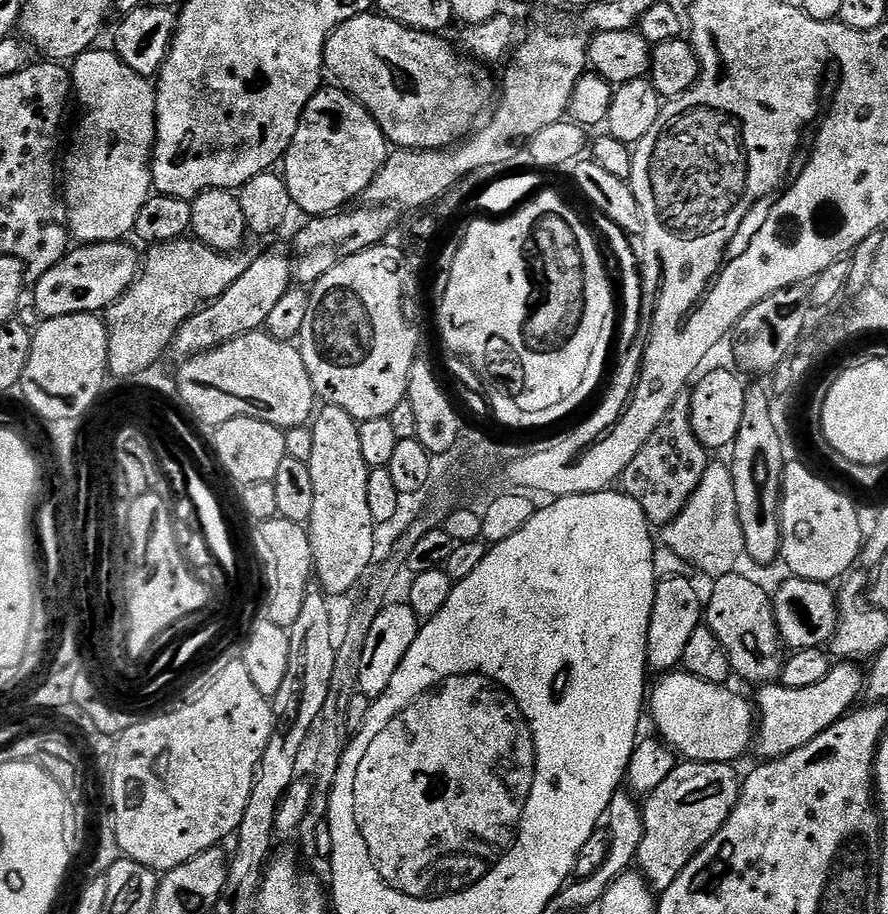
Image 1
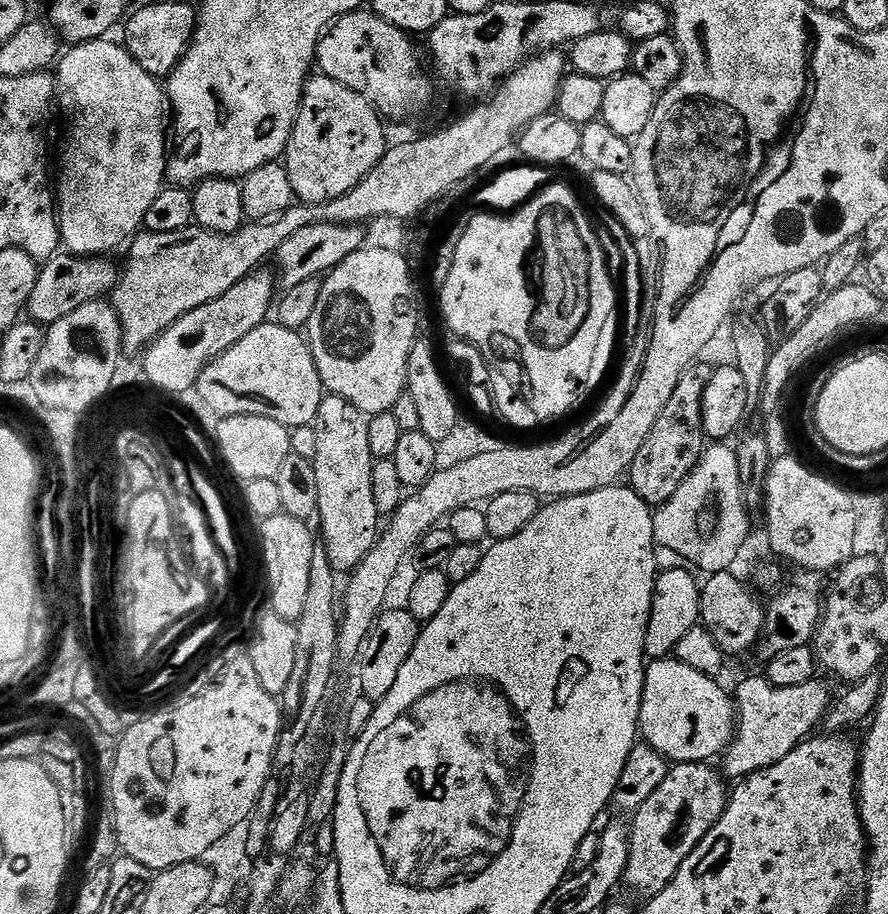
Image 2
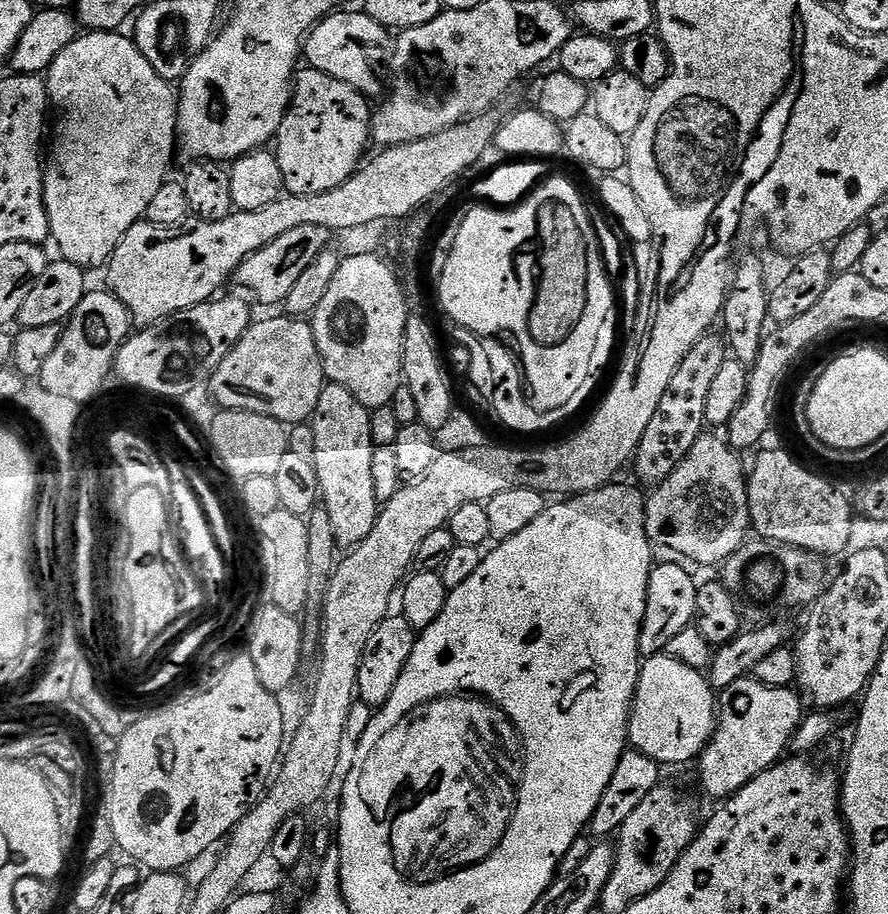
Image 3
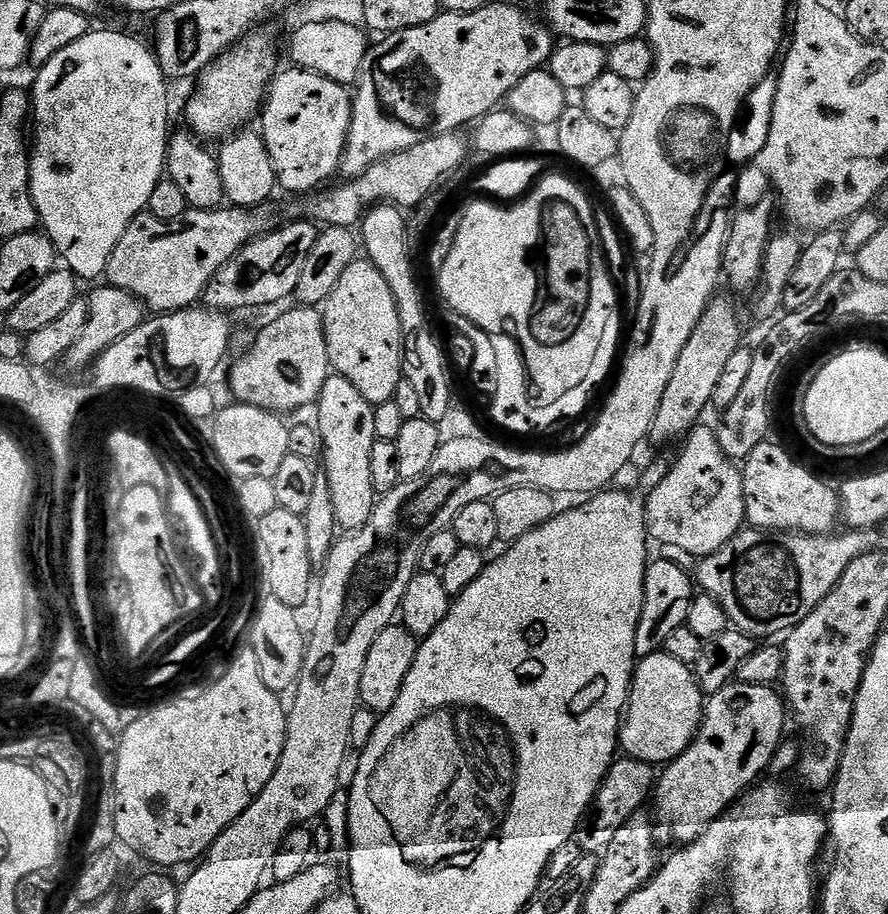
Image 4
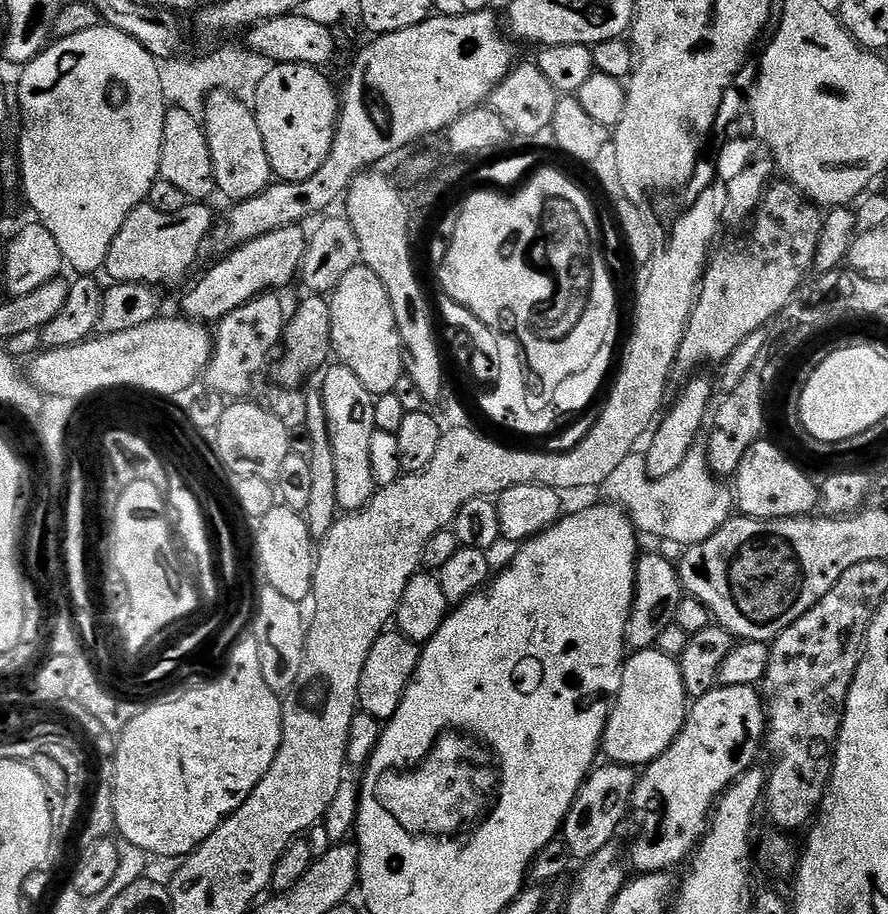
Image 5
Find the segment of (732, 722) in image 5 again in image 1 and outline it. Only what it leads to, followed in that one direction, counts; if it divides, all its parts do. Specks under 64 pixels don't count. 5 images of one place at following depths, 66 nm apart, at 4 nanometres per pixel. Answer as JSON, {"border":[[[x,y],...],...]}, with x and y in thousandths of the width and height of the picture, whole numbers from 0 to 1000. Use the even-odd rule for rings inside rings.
{"border":[[[941,724],[926,746],[917,751],[903,751],[903,755],[884,753],[877,746],[859,749],[855,754],[856,763],[849,766],[849,775],[854,780],[850,822],[856,822],[861,833],[867,833],[908,816],[908,812],[921,807],[921,803],[939,794],[965,774],[974,747],[975,735],[967,725]]]}

